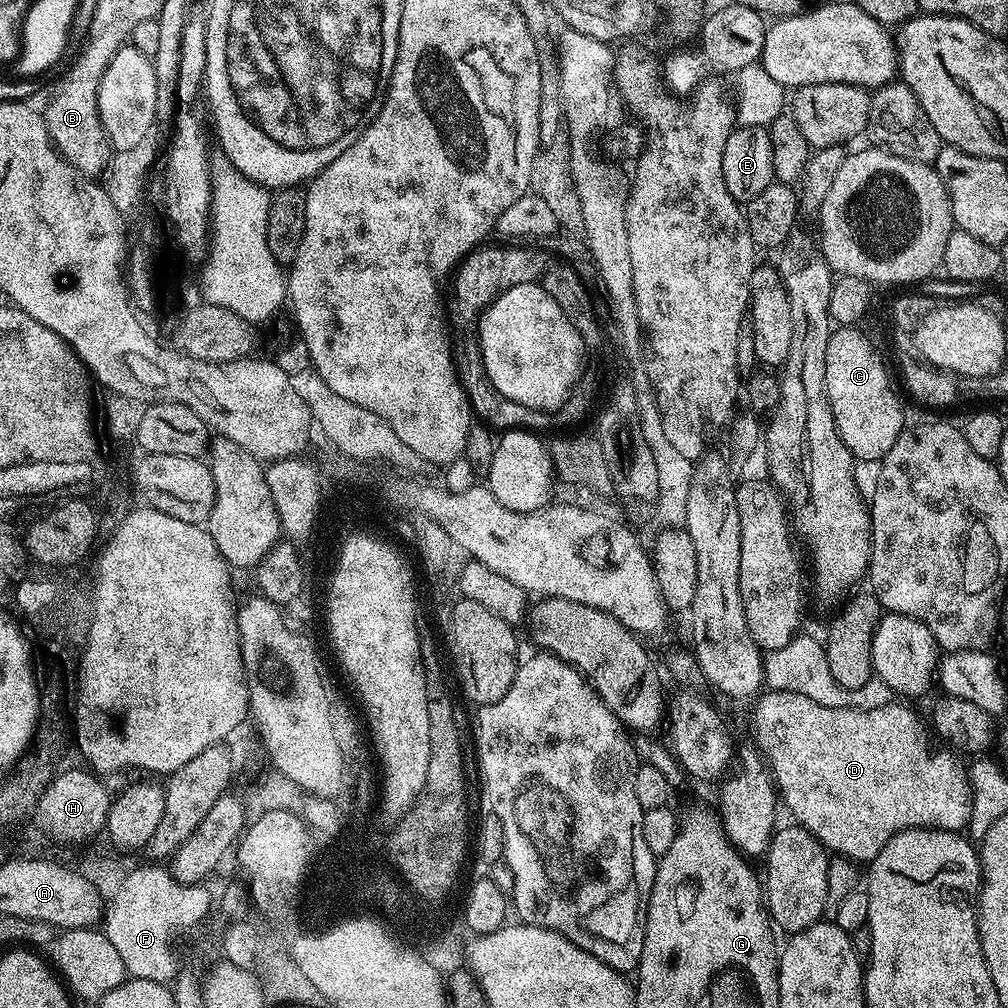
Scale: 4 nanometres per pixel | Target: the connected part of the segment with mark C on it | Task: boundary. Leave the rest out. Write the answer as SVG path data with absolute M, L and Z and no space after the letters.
M840 326L826 346L826 394L838 434L857 461L879 462L906 427L900 400L888 381L884 360L856 326Z

